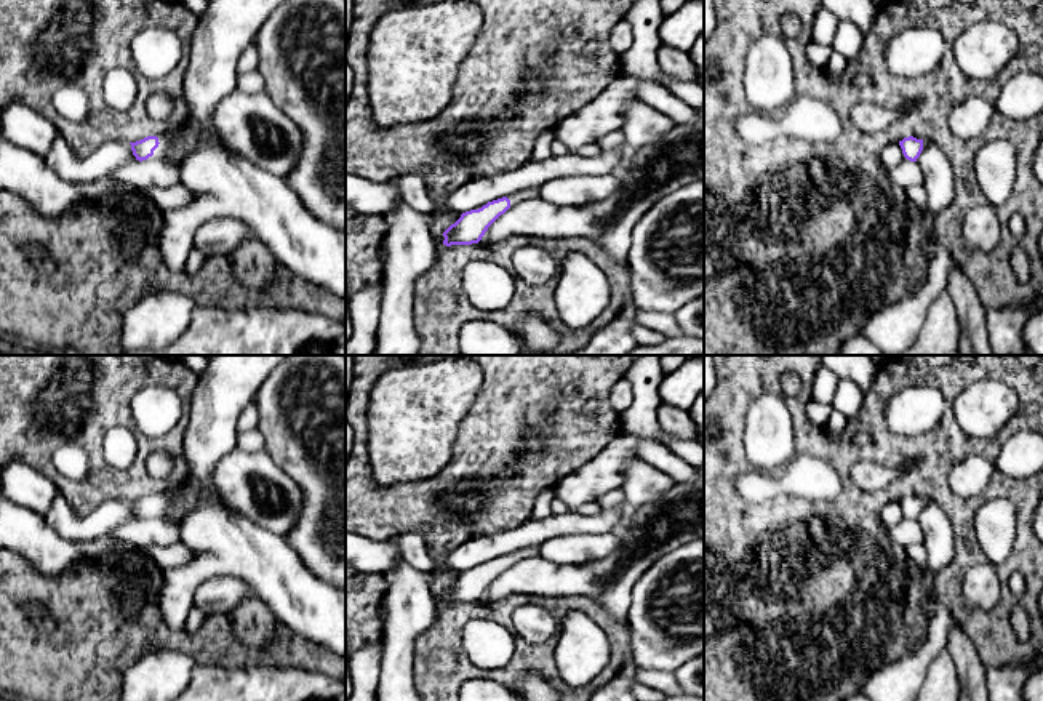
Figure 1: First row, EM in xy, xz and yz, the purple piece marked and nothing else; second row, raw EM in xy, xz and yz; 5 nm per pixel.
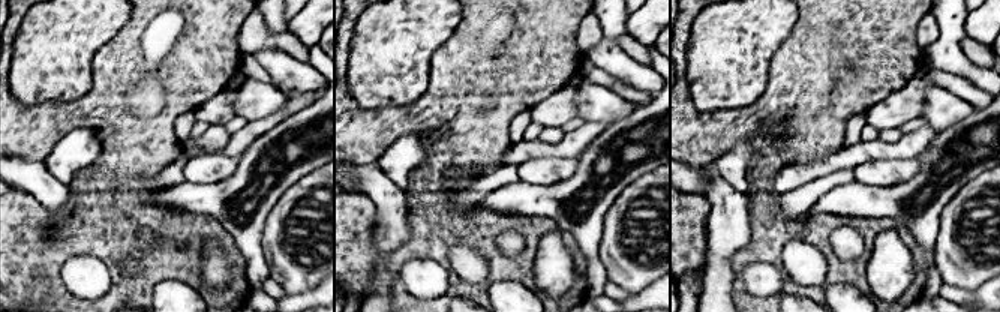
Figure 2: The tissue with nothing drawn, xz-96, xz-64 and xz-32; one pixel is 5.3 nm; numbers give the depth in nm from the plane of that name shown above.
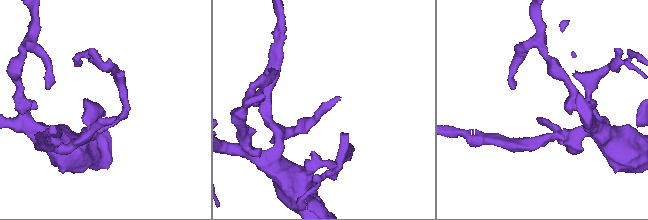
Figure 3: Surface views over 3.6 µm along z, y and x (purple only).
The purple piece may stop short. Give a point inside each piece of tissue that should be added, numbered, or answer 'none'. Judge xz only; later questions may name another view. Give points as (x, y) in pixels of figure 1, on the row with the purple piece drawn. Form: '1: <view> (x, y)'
1: xz (527, 194)

